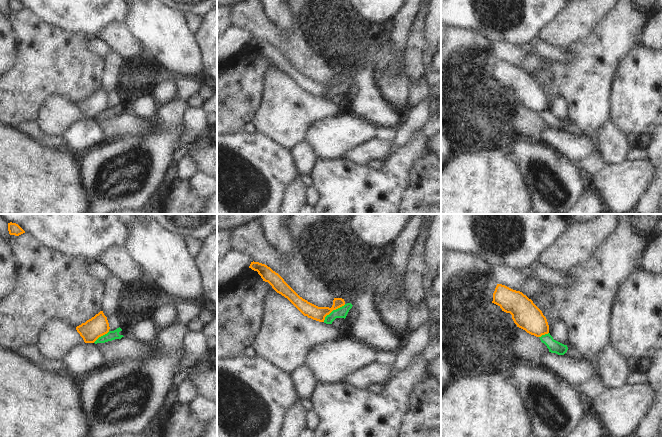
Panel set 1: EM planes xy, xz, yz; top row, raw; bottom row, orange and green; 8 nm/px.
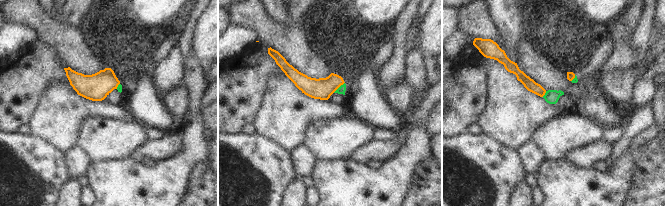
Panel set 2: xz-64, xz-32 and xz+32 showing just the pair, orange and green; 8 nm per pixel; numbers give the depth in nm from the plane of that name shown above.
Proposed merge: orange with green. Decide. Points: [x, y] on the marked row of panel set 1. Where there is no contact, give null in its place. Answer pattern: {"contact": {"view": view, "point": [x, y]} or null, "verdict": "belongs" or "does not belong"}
{"contact": {"view": "xz", "point": [333, 309]}, "verdict": "does not belong"}

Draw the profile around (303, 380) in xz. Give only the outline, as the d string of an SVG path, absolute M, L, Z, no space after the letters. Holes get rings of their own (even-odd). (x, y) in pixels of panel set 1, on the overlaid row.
M303 364L290 375L295 394L300 398L300 400L309 400L315 386L317 385L316 378L311 370Z

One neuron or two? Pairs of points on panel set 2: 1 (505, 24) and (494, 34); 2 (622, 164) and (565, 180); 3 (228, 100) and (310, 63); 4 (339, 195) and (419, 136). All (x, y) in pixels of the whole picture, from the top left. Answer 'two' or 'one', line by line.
1: two
2: one
3: two
4: one

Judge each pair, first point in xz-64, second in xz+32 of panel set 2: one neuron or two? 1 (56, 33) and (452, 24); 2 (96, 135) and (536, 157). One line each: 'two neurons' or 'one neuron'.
1: two neurons
2: two neurons

